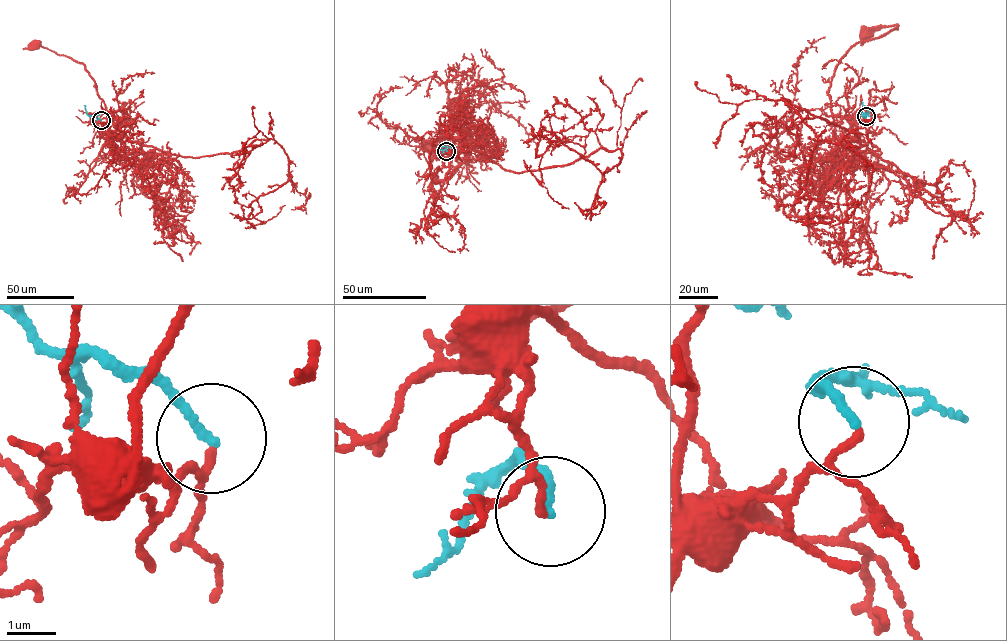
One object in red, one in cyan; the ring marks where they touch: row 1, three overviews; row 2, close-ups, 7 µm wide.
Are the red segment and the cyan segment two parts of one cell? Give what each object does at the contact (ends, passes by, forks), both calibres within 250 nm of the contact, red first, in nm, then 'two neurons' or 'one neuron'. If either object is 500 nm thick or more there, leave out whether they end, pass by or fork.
red passes by | cyan ends | 100/170 nm | two neurons

